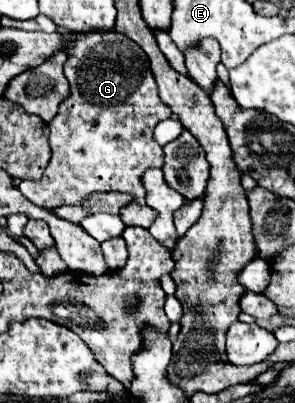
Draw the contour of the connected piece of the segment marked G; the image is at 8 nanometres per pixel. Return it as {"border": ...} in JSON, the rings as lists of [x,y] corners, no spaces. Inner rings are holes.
{"border":[[[116,30],[80,36],[66,46],[66,54],[68,62],[64,64],[64,74],[70,82],[70,98],[60,104],[56,120],[48,124],[52,158],[38,182],[20,182],[20,192],[36,206],[48,210],[64,204],[80,204],[94,192],[124,192],[142,204],[144,184],[140,184],[140,176],[148,168],[160,168],[164,162],[164,152],[154,142],[152,130],[172,114],[156,92],[156,80],[148,68],[148,56],[136,42]]]}

